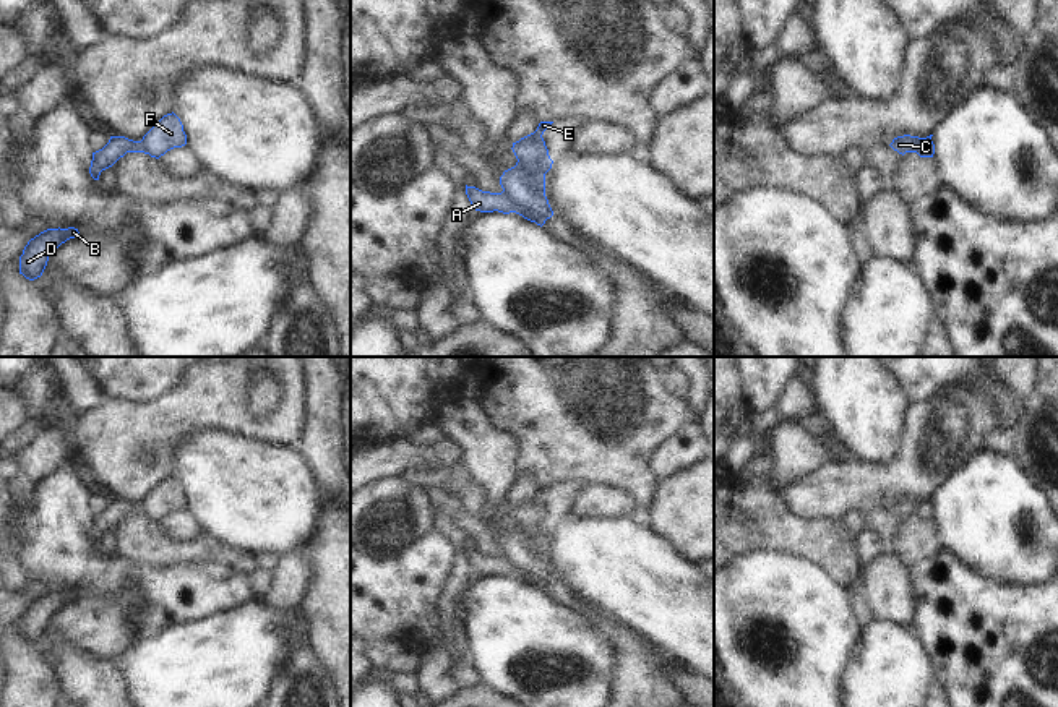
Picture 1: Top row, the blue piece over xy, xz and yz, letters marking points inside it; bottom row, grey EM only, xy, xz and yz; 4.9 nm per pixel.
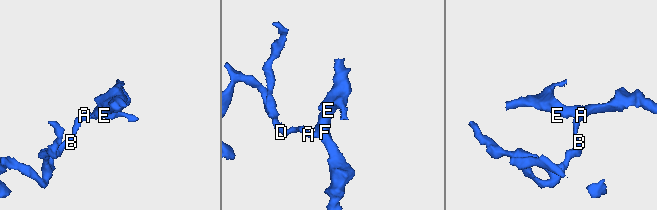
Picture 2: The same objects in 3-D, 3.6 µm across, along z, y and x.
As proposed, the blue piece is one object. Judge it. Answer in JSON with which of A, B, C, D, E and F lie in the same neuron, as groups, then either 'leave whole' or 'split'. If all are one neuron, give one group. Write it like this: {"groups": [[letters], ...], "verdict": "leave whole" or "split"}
{"groups": [["A", "B", "D"], ["C", "E", "F"]], "verdict": "split"}

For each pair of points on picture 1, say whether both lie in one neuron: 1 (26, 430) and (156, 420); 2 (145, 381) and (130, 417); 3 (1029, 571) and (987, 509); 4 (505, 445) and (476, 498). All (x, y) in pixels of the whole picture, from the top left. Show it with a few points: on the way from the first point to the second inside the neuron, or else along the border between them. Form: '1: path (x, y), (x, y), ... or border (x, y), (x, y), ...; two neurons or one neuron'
1: border (43, 428), (17, 453); two neurons
2: border (171, 389), (145, 402), (104, 399); two neurons
3: path (1026, 557), (1000, 524); one neuron
4: border (458, 462), (484, 495), (485, 513), (481, 518); two neurons

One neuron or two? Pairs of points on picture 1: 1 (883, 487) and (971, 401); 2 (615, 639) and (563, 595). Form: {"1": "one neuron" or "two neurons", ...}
{"1": "one neuron", "2": "one neuron"}

